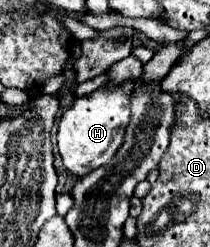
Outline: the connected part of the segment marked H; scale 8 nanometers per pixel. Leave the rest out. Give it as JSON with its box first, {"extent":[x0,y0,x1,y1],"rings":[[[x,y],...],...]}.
{"extent":[57,84,129,176],"rings":[[[121,84],[119,88],[99,88],[95,92],[91,92],[89,96],[83,96],[83,98],[77,98],[73,102],[73,106],[61,116],[59,120],[59,132],[57,132],[57,146],[59,146],[59,154],[63,158],[63,164],[69,172],[73,172],[75,176],[85,176],[89,172],[93,172],[95,168],[99,166],[105,166],[113,156],[115,152],[119,150],[121,142],[123,142],[123,132],[125,132],[125,126],[129,124],[129,100],[125,96],[125,86],[127,84]]]}

